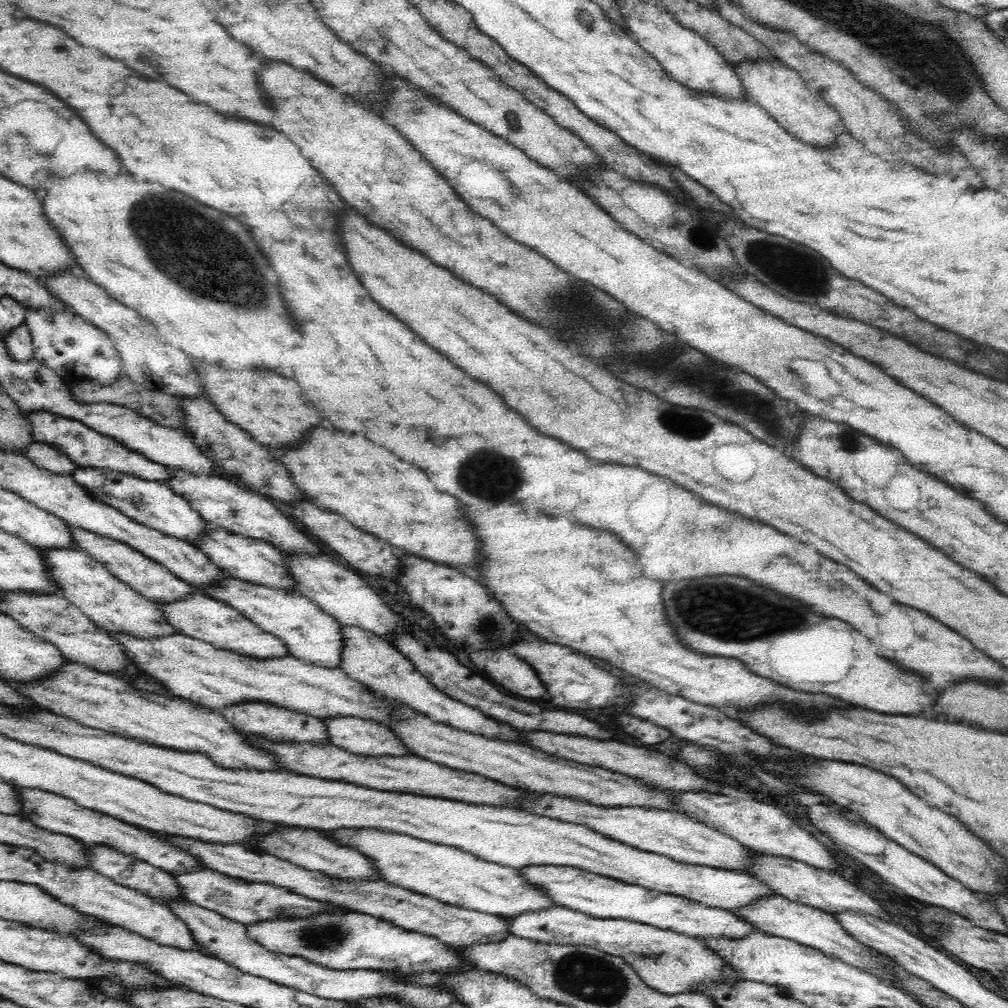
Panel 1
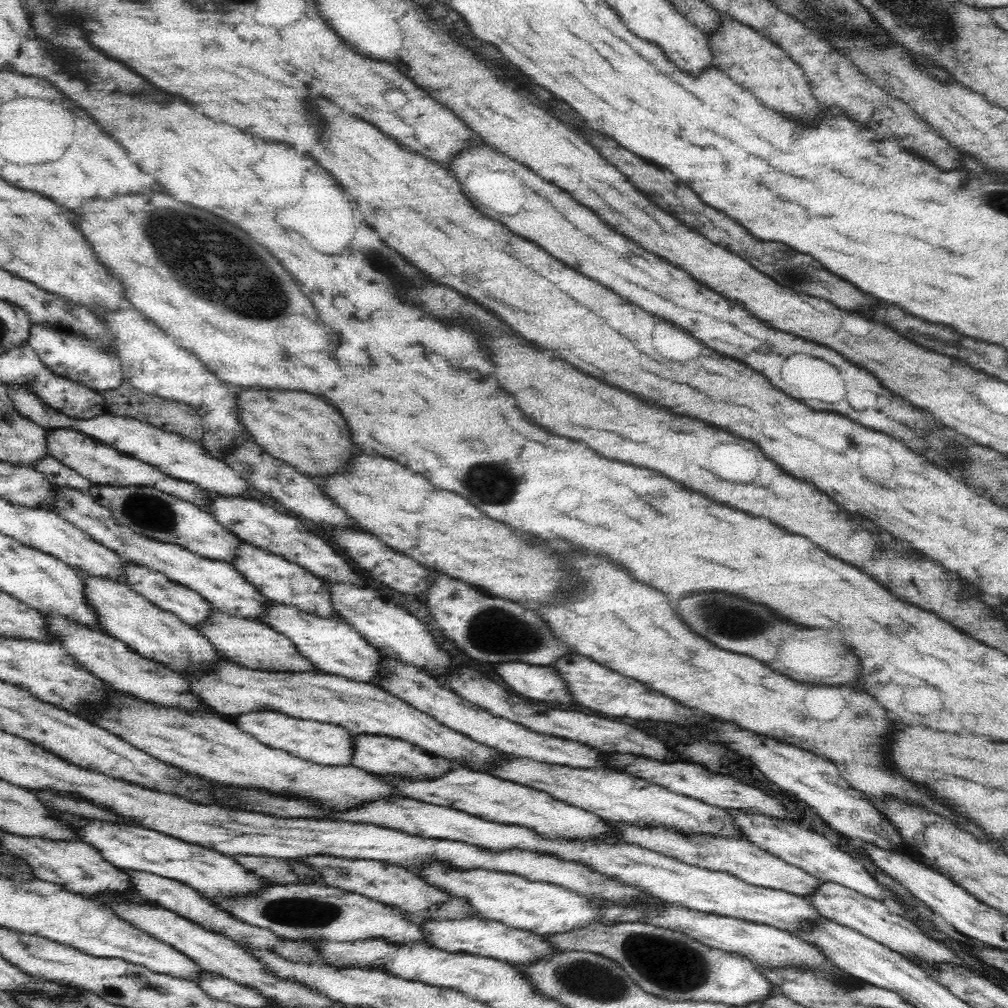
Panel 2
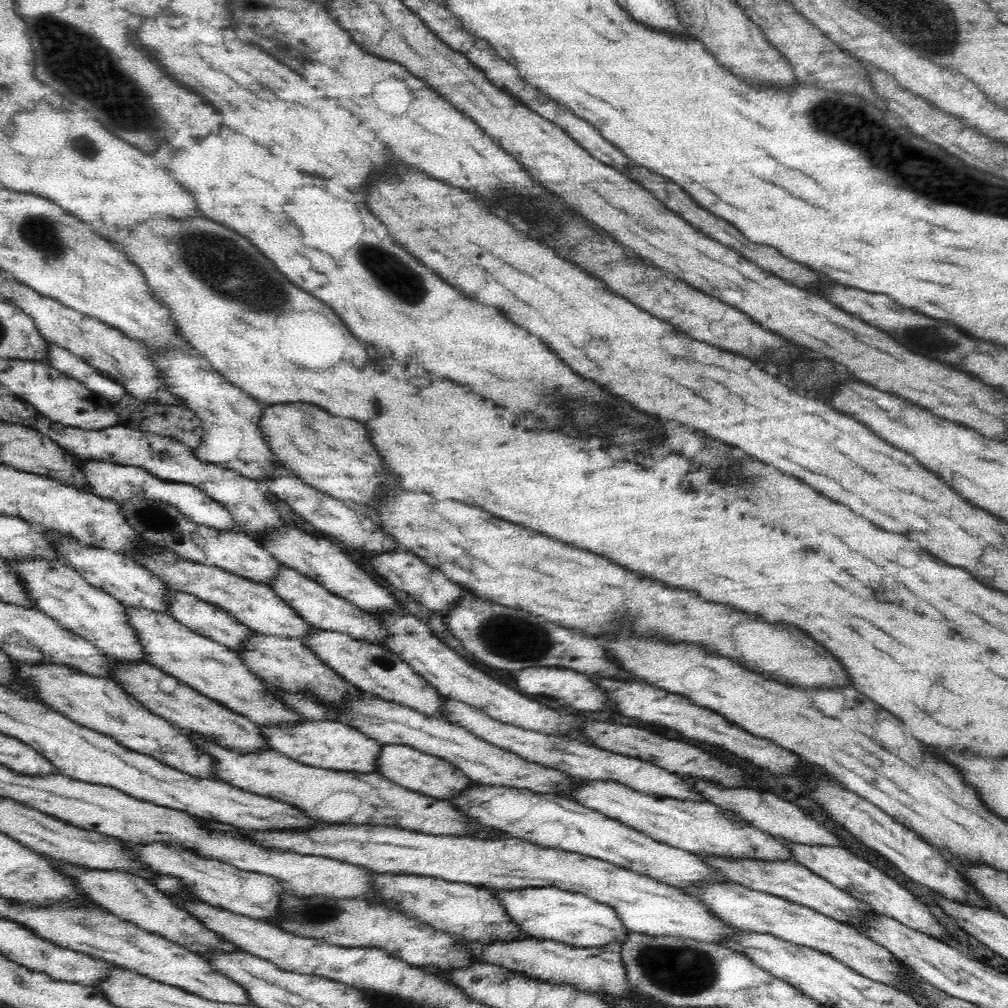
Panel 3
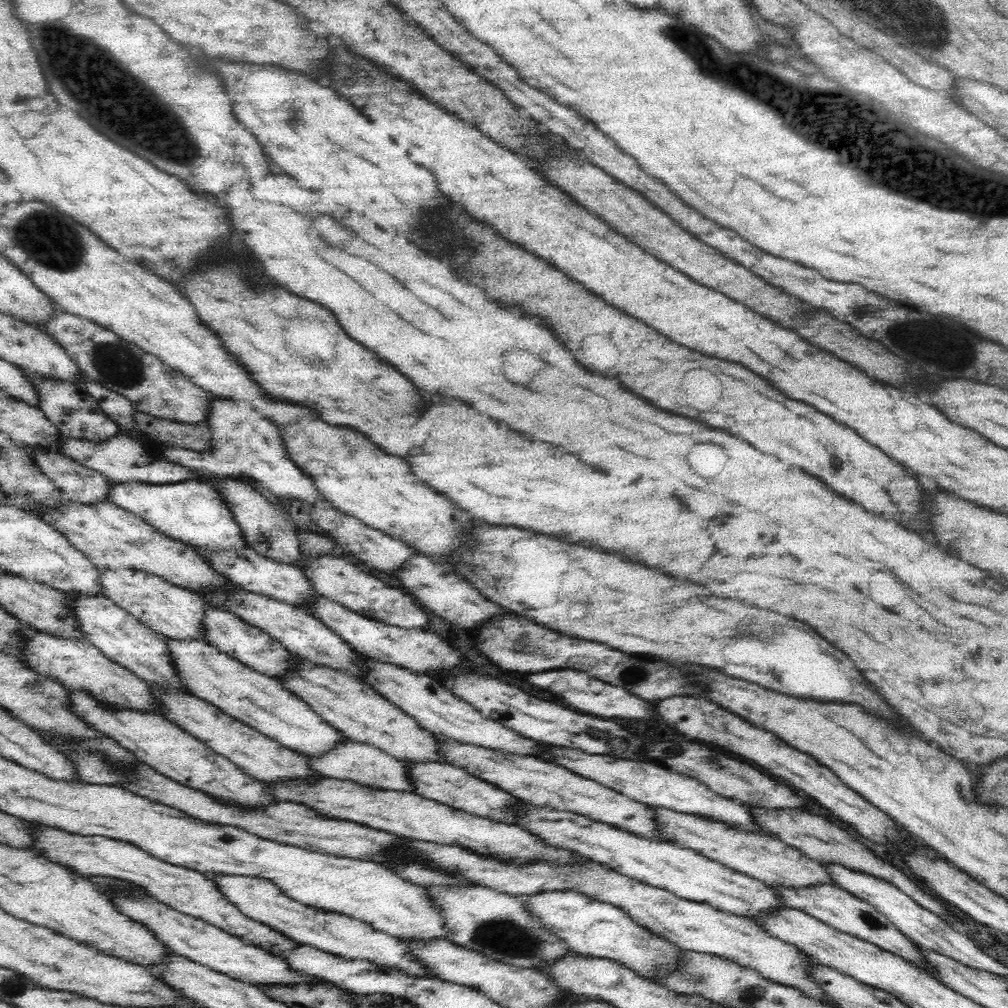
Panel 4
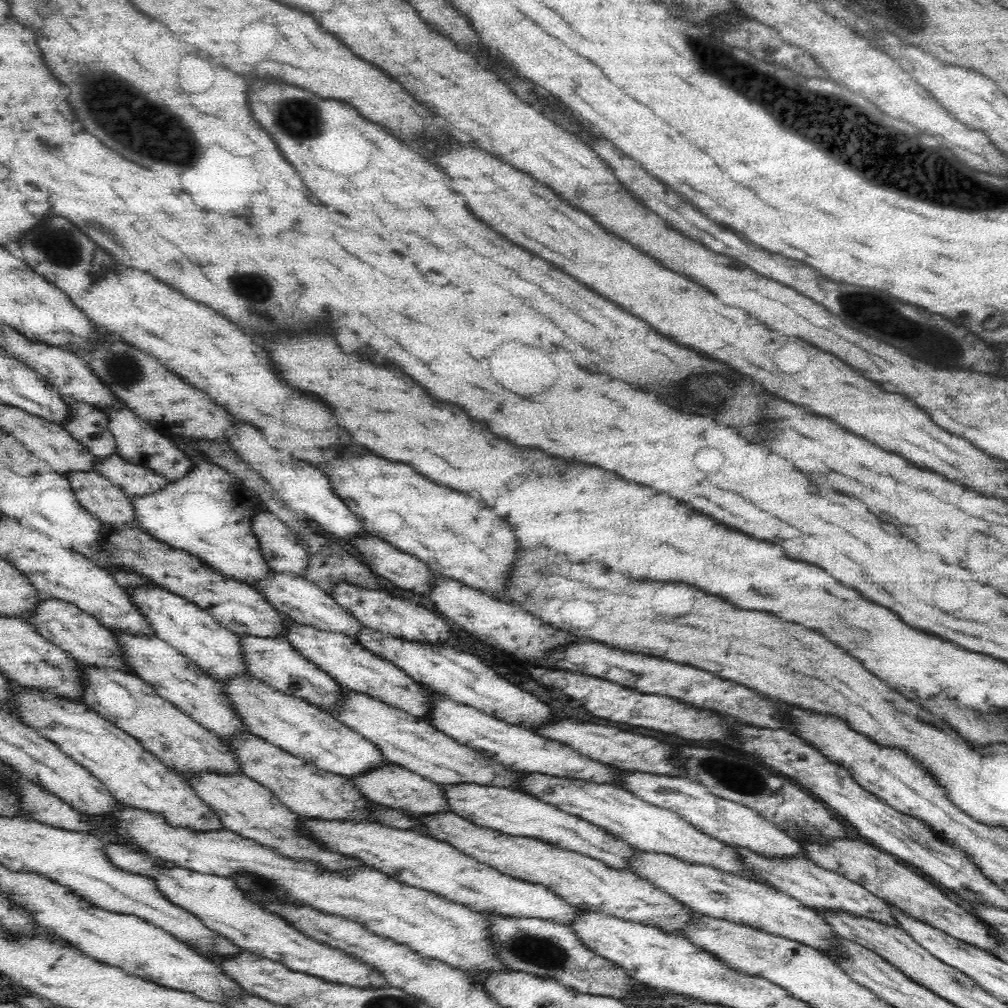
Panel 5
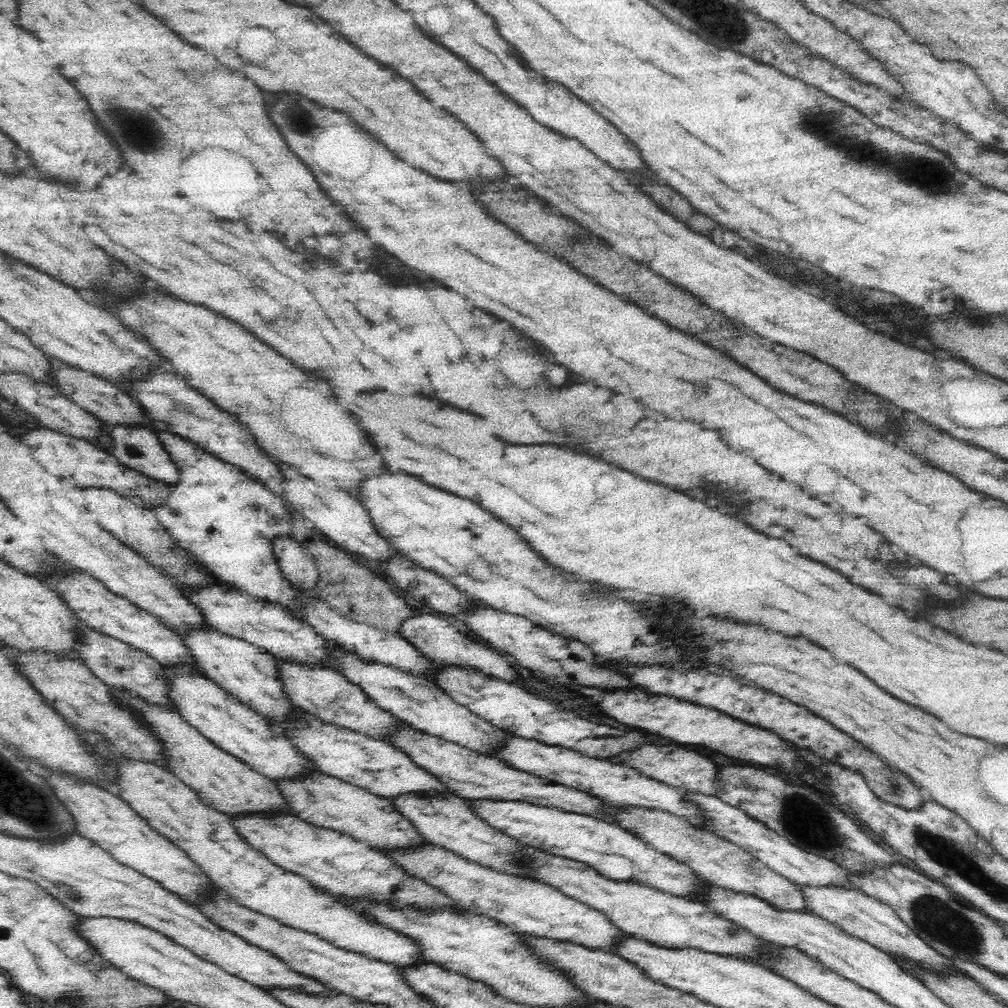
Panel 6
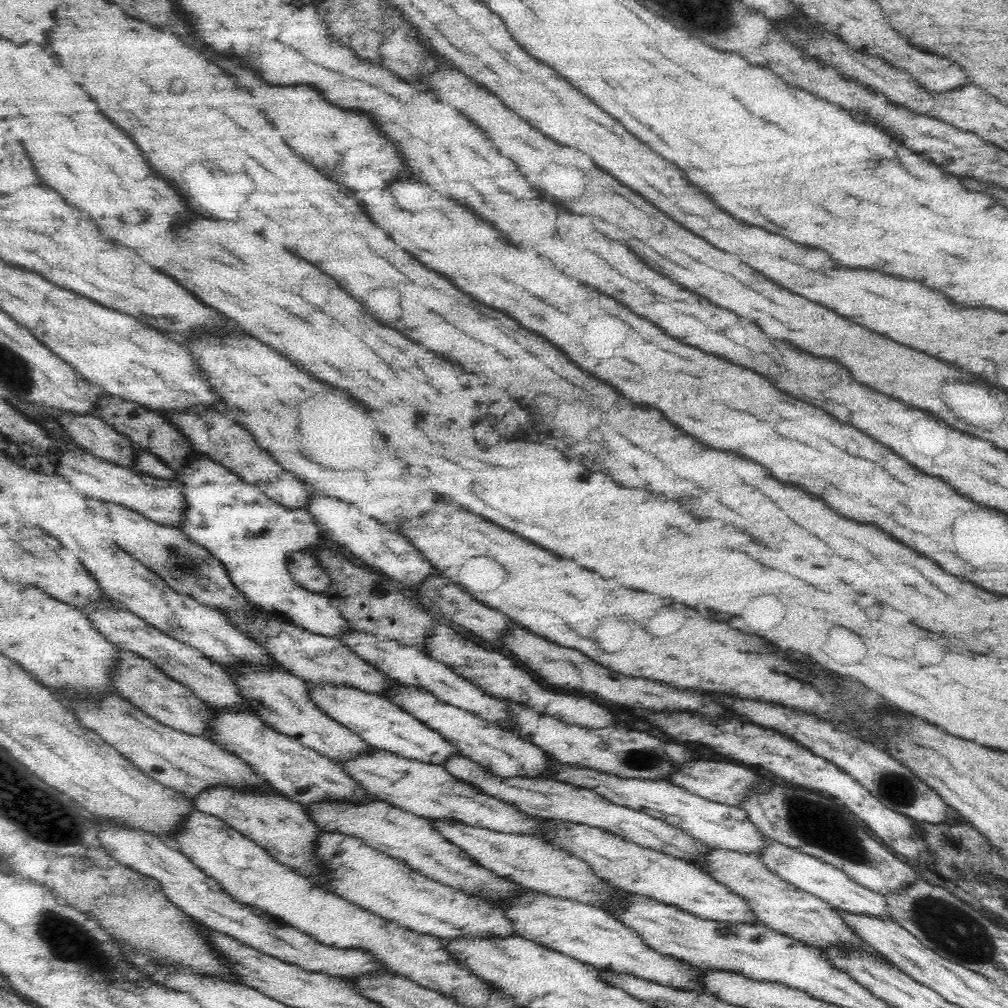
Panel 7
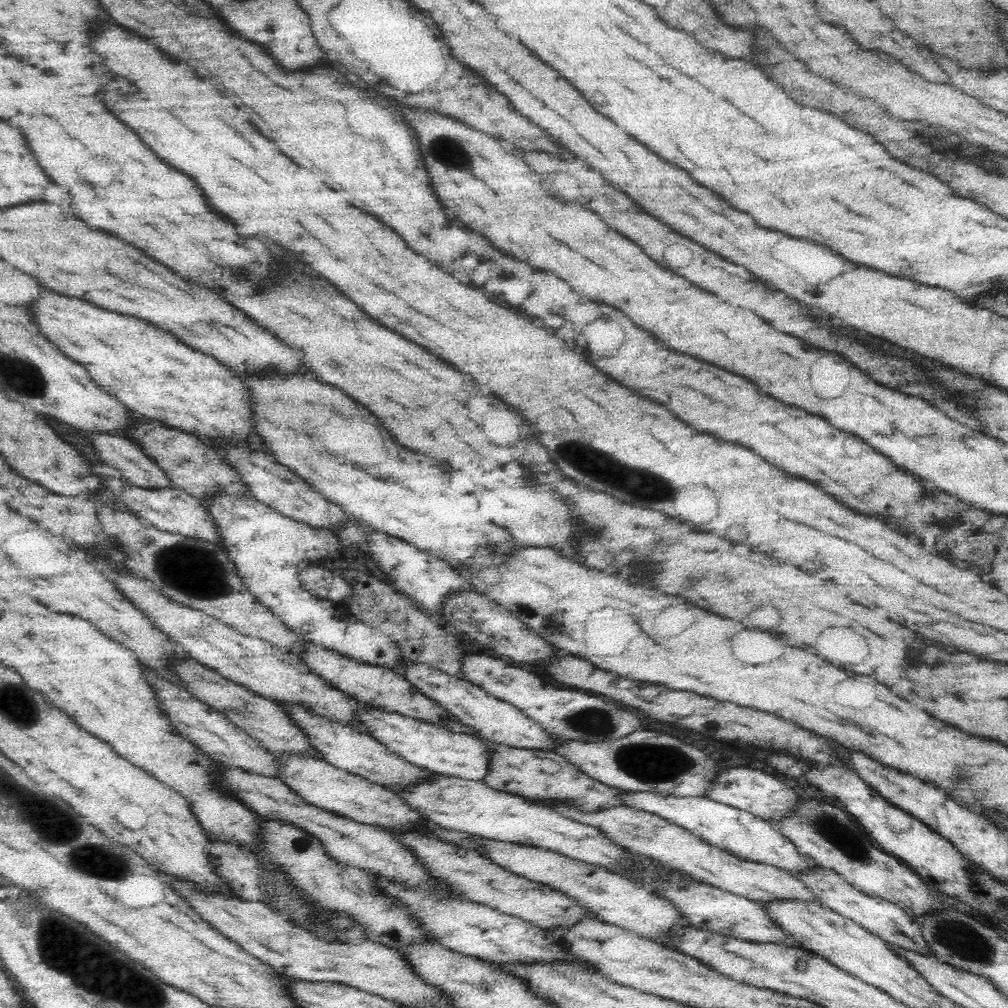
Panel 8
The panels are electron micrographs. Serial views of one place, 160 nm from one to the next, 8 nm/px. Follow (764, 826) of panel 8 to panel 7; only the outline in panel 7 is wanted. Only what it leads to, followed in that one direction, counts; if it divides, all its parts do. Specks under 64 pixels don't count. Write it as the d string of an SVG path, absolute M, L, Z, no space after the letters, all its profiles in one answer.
M557 762L553 766L553 770L556 781L572 784L577 788L586 788L613 804L664 820L712 849L759 856L768 844L772 844L772 840L768 839L763 832L760 832L760 829L750 821L748 813L741 807L730 807L726 804L705 800L703 797L688 792L688 790L668 781L621 780L616 776L606 776L588 768L578 768Z

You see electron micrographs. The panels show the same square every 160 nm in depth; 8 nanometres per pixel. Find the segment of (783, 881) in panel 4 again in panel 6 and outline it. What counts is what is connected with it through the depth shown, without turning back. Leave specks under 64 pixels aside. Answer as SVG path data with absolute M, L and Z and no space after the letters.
M806 885L802 886L801 889L807 900L808 909L812 909L814 915L826 920L828 923L835 924L850 936L855 936L871 944L878 950L892 956L894 960L899 961L899 958L902 957L904 963L912 965L912 969L916 973L920 971L932 971L934 975L942 975L942 977L947 977L948 975L966 975L966 977L970 977L962 969L956 968L950 959L930 948L919 936L916 936L916 933L912 932L912 929L892 911L892 908L889 908L887 904L882 904L879 900L870 898L863 891L848 890L842 887L808 887Z

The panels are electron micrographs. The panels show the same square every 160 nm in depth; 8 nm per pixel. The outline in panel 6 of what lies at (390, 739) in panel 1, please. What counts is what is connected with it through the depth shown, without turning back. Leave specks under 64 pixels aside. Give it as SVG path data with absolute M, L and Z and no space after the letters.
M476 800L472 801L472 811L478 819L500 829L522 845L586 864L608 880L644 885L705 904L705 883L687 864L656 851L614 823L519 801Z

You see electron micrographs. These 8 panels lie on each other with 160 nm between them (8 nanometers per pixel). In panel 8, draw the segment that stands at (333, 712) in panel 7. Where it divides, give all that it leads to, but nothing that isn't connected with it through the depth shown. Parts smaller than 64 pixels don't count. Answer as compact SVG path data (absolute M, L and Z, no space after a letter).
M366 705L357 712L357 720L363 722L369 735L379 740L386 748L397 752L409 763L426 768L432 774L452 776L461 780L483 782L488 776L489 762L493 750L483 737L470 732L452 732L444 727L432 725L396 713L389 713Z

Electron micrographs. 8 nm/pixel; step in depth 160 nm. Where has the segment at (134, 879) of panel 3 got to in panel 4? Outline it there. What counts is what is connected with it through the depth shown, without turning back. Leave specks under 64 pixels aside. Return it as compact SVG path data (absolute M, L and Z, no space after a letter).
M124 893L111 900L120 913L128 916L132 921L141 922L148 929L155 933L172 953L191 960L193 963L208 967L213 971L222 973L240 983L251 984L261 988L266 987L297 987L298 985L310 985L328 982L308 976L301 972L294 972L285 961L284 957L272 954L264 949L260 949L250 943L246 944L236 936L229 935L216 925L208 924L204 920L197 920L192 916L186 916L162 904L154 897L124 897Z

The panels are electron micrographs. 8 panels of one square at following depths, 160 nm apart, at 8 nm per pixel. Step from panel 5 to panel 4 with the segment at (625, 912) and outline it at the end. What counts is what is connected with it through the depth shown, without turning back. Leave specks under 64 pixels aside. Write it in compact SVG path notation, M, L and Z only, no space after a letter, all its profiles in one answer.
M320 778L320 782L290 782L269 787L278 801L289 801L312 808L316 813L336 820L348 820L376 830L396 834L402 840L413 839L446 848L462 848L478 856L496 857L504 863L518 867L532 863L550 865L583 865L592 860L572 853L568 849L552 847L536 834L518 825L507 825L471 816L434 800L427 800L410 792L385 792L363 788L344 780Z

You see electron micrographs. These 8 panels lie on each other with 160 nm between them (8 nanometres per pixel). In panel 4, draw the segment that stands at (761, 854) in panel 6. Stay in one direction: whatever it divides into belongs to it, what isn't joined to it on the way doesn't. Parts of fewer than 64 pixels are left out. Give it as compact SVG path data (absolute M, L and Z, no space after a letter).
M548 748L545 756L555 760L556 765L563 766L582 777L602 784L631 800L646 804L648 807L672 810L679 814L688 814L697 818L720 822L726 827L738 829L748 834L758 834L765 838L775 838L771 832L759 827L752 810L731 799L720 797L709 790L702 782L666 769L664 766L640 763L635 760L616 759L612 756L588 756L584 752L574 752L568 748Z

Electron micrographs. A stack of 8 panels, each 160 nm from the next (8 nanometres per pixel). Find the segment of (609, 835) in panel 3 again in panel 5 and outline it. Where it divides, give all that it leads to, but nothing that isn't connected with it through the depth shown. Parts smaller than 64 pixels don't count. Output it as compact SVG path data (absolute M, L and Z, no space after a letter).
M638 851L638 854L631 858L629 866L641 879L665 890L698 915L784 937L828 955L836 964L839 961L837 940L842 938L833 926L814 910L774 887L736 877L712 867L684 863L672 856L654 852Z

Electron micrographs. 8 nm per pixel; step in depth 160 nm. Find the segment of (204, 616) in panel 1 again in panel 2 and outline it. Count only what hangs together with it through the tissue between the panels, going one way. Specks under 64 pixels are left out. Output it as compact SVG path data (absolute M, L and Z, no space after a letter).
M214 609L213 615L199 631L200 634L208 637L220 656L244 668L262 672L305 673L314 671L317 673L320 671L312 664L312 661L304 658L298 652L296 645L287 636L274 630L265 622L238 618Z

